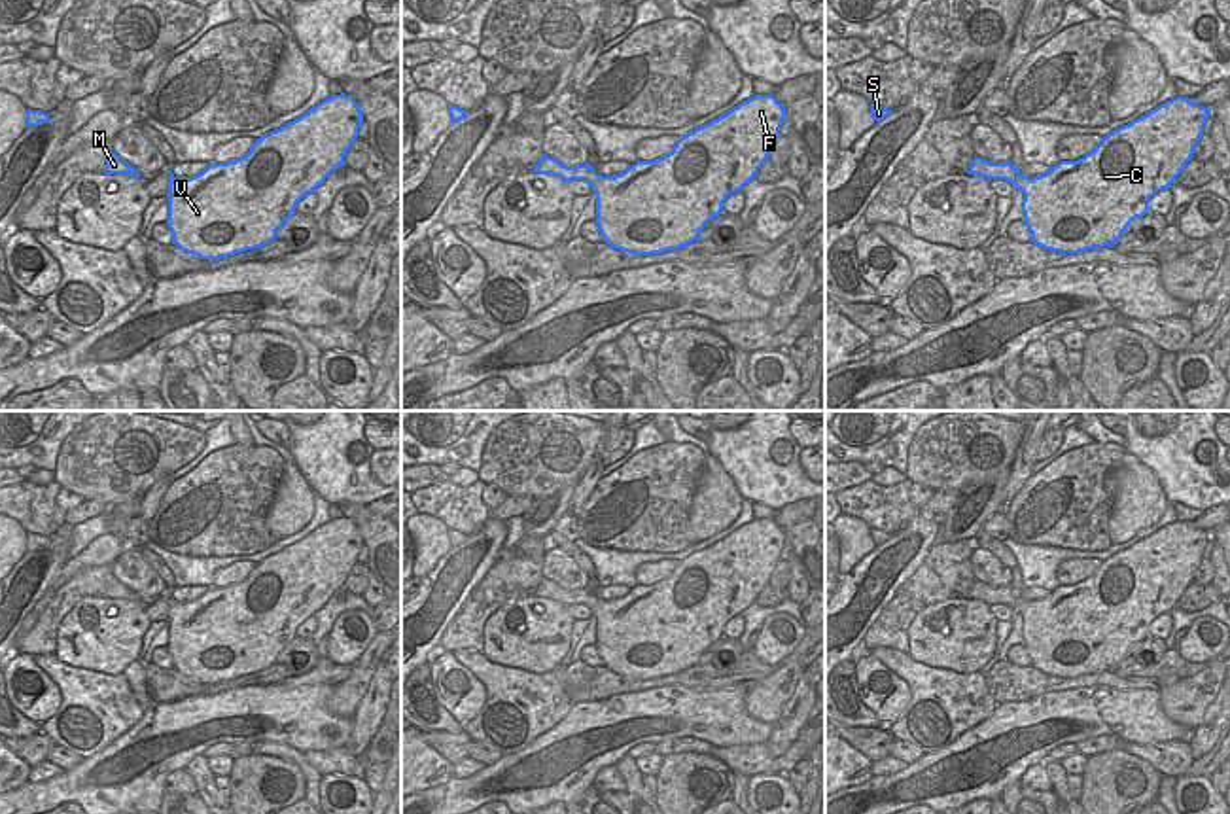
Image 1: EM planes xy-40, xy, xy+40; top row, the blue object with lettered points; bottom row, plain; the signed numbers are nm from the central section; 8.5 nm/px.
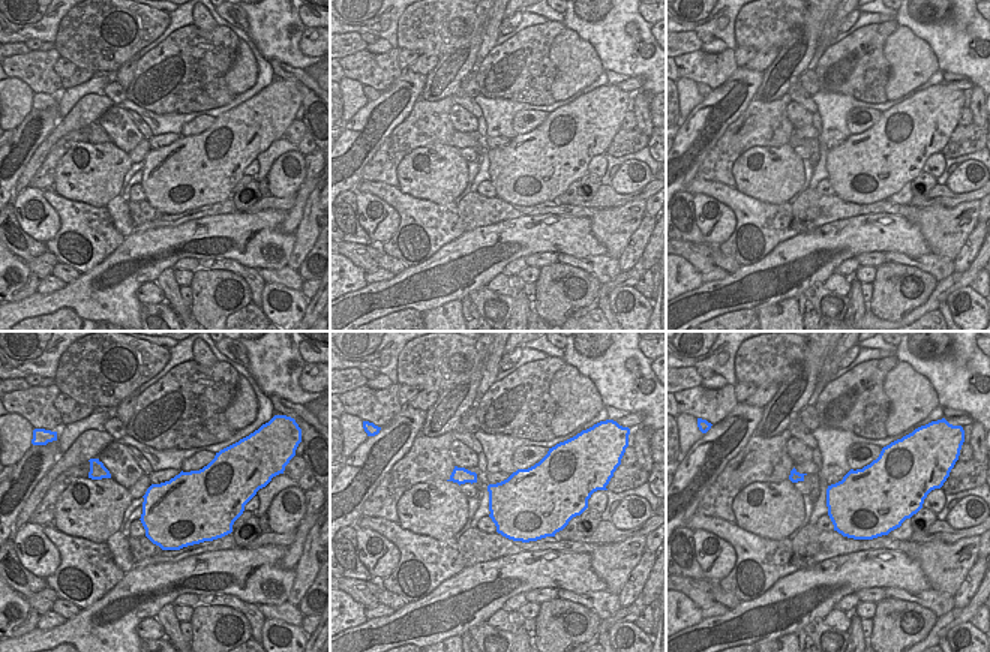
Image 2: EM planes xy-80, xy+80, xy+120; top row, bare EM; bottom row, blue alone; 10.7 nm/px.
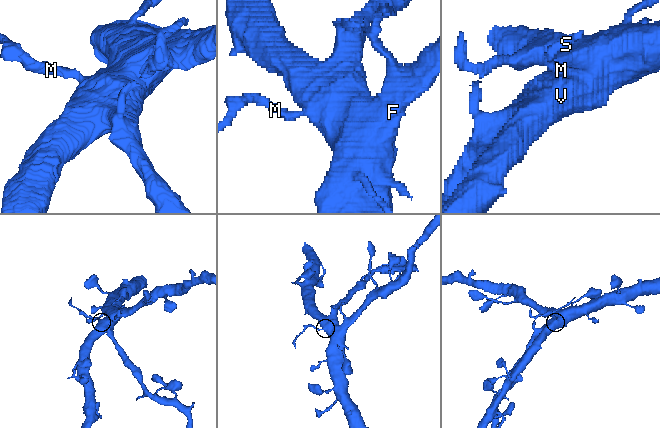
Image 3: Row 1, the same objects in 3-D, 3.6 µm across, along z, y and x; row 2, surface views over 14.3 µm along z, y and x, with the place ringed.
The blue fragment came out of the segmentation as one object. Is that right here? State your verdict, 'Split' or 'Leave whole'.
Split.

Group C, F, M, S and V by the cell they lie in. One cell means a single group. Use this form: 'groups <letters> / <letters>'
groups C F V / M S

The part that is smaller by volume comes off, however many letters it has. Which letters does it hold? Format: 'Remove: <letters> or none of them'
Remove: M, S

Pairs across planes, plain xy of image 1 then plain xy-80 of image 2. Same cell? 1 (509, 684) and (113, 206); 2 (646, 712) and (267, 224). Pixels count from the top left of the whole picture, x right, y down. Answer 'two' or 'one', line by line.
1: two
2: one

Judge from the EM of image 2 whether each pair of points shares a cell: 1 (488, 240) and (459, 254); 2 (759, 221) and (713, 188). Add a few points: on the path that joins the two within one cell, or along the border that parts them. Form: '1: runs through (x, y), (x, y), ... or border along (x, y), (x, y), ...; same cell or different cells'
1: runs through (480, 246), (467, 254); same cell
2: runs through (747, 210), (725, 194); same cell

